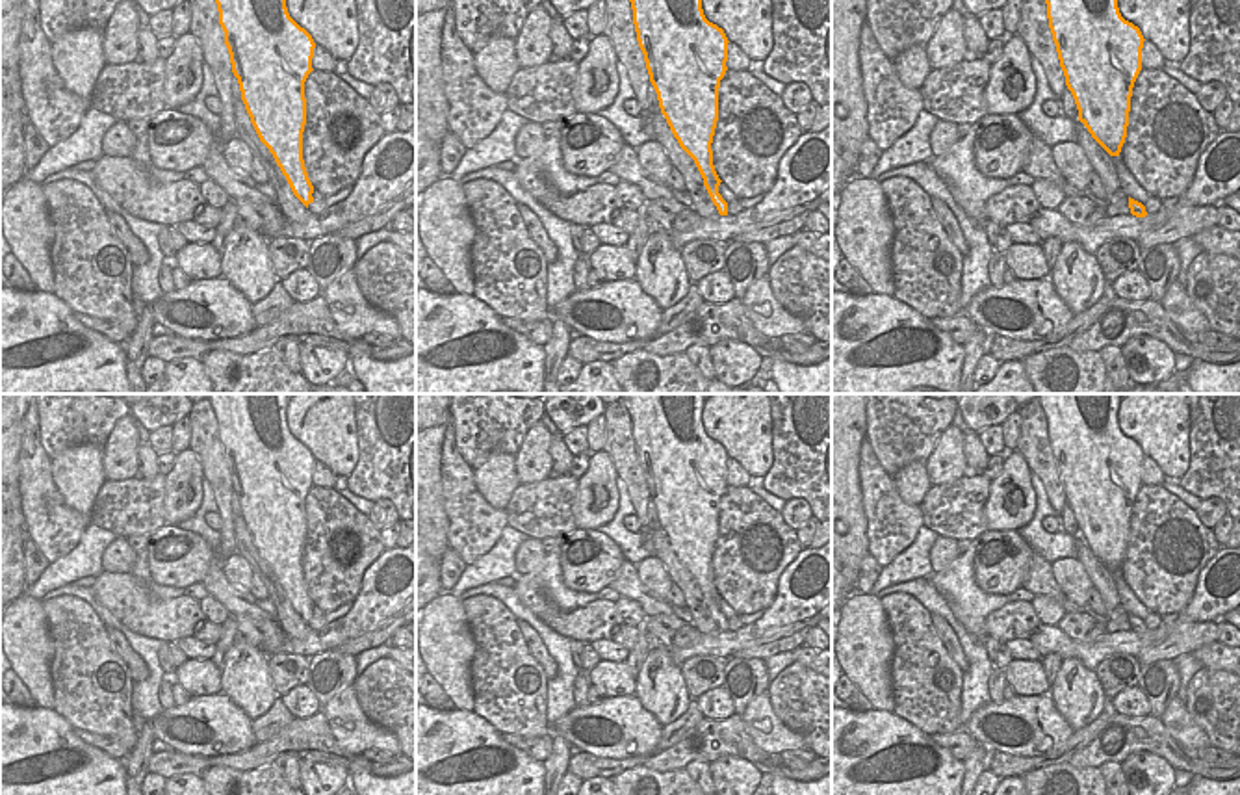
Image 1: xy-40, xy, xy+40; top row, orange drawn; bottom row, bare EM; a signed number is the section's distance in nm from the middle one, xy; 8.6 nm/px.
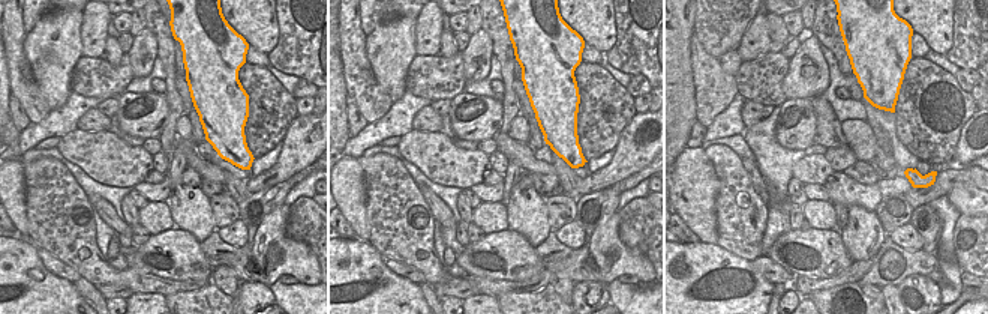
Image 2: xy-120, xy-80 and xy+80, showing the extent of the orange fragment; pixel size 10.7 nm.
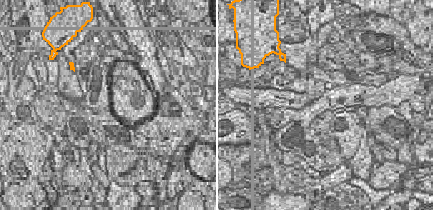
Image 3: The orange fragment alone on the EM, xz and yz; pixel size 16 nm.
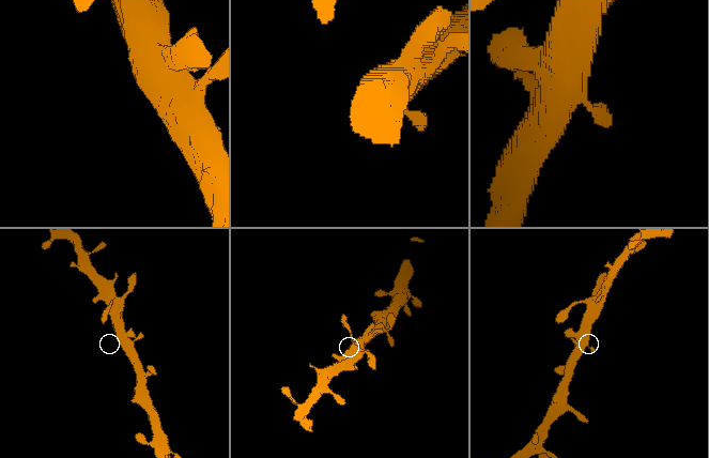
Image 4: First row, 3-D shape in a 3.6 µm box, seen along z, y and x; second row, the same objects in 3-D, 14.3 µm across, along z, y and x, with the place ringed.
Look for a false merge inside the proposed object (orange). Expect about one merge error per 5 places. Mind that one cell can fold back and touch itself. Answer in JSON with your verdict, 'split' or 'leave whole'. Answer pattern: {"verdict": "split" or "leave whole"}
{"verdict": "leave whole"}

